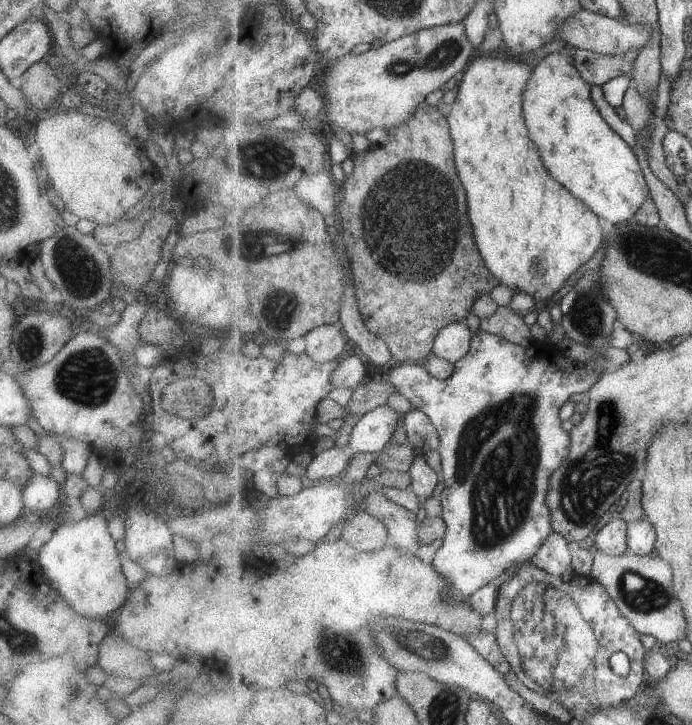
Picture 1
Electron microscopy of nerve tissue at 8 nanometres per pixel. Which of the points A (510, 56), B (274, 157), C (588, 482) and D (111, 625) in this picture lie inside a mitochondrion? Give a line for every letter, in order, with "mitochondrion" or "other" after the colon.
A: other
B: mitochondrion
C: mitochondrion
D: other

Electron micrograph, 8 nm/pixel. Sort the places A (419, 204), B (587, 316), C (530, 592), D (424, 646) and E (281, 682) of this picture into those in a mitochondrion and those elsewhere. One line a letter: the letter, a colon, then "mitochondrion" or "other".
A: mitochondrion
B: mitochondrion
C: mitochondrion
D: mitochondrion
E: other

